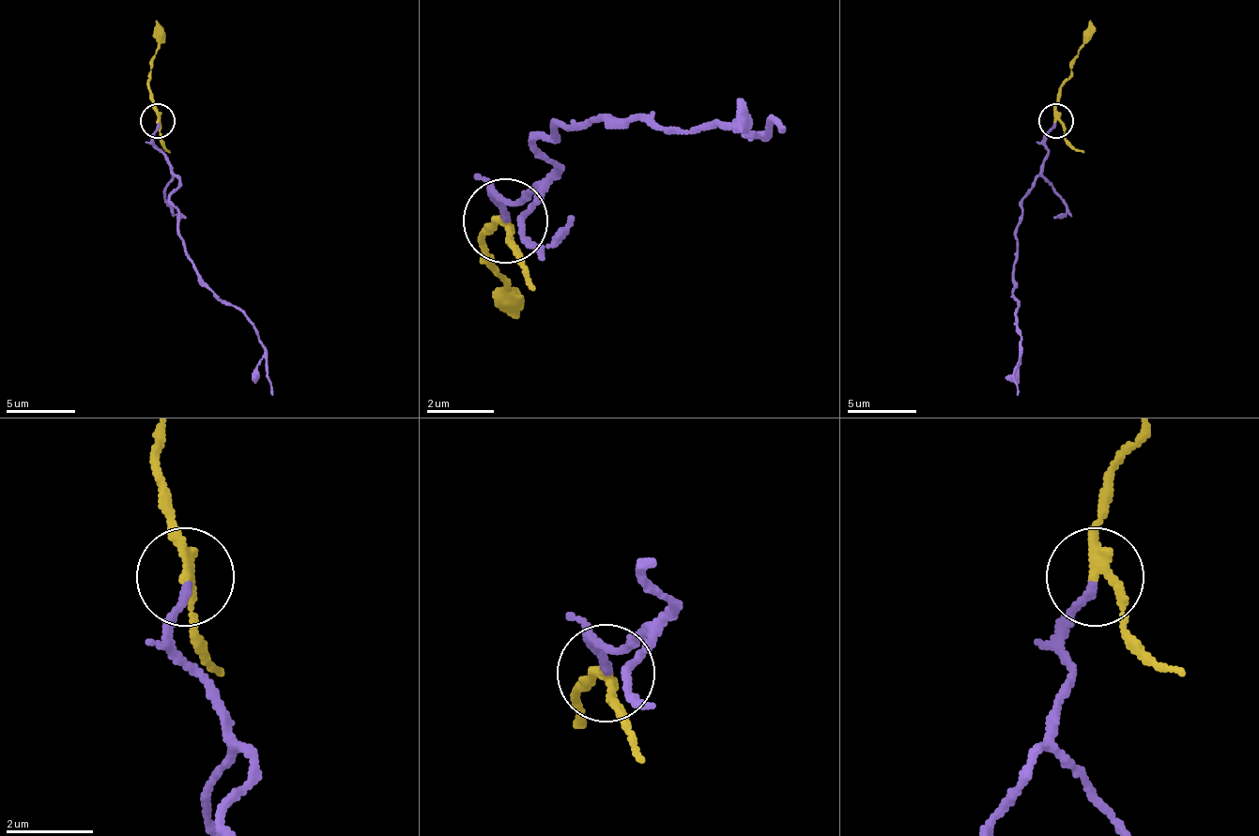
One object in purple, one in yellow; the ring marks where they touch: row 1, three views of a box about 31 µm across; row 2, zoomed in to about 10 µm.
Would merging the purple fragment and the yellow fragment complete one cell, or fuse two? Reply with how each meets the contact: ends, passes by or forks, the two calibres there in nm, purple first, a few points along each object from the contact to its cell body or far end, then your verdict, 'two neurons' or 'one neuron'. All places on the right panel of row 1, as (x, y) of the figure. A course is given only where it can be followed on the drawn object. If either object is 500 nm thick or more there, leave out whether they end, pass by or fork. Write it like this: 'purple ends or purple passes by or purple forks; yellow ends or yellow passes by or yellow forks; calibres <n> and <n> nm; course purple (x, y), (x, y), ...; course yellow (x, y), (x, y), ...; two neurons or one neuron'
purple ends; yellow passes by; calibres 190 and 220 nm; course purple (1054, 124), (1048, 144), (1048, 159), (1023, 200), (1016, 235), (1013, 273), (1020, 349), (1016, 395); course yellow (1054, 120), (1062, 82), (1072, 71), (1089, 20); two neurons

